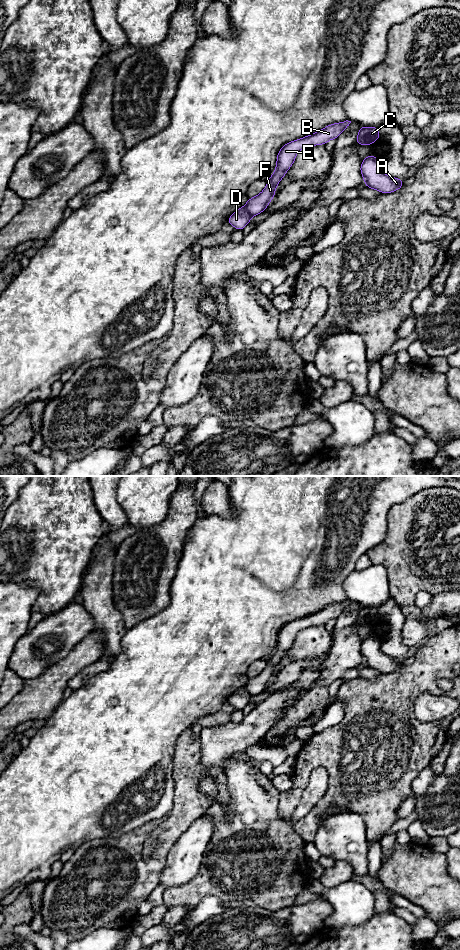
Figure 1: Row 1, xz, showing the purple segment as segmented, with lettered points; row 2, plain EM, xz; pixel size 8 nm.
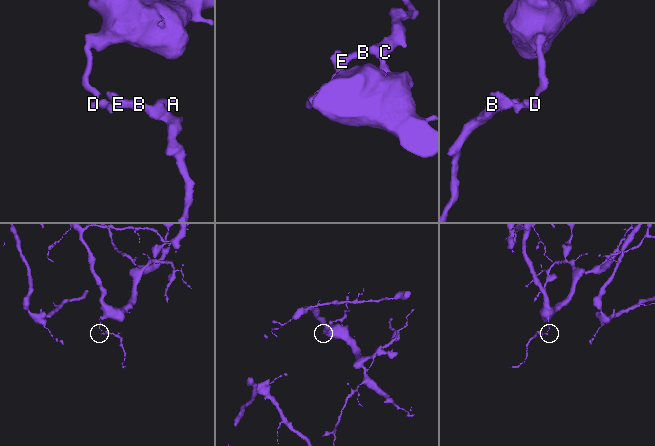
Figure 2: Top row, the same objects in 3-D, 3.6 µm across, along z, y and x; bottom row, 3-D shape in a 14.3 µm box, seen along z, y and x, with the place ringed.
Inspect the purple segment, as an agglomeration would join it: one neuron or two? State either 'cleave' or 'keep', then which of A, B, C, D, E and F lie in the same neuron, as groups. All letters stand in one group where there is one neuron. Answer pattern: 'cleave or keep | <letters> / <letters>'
cleave | A B C E F / D

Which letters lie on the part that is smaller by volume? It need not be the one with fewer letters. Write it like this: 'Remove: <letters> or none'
Remove: A, B, C, E, F

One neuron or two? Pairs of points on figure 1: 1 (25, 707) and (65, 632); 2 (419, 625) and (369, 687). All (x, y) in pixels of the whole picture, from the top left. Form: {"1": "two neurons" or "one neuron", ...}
{"1": "two neurons", "2": "two neurons"}

